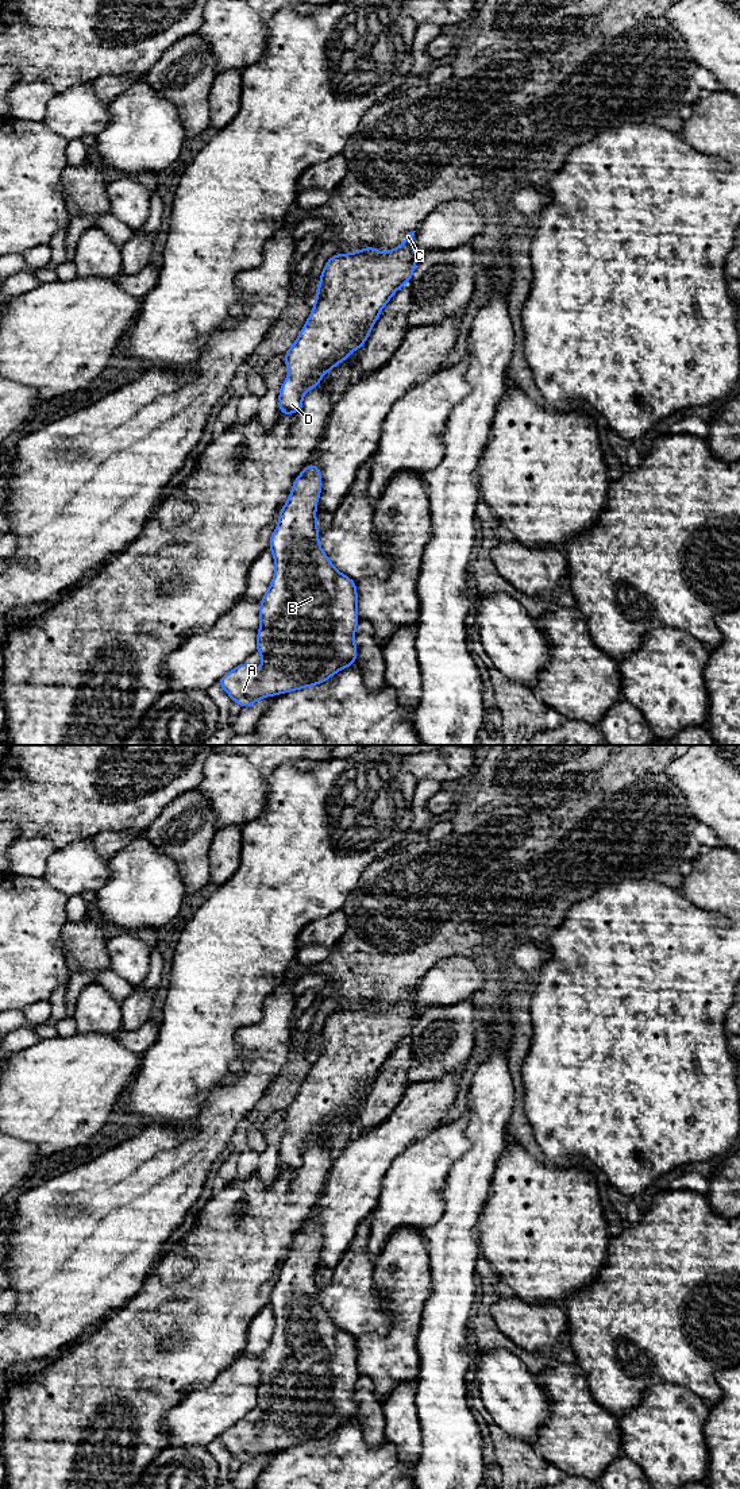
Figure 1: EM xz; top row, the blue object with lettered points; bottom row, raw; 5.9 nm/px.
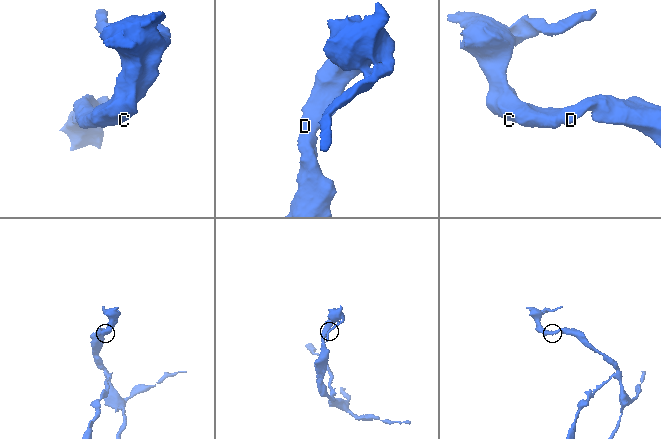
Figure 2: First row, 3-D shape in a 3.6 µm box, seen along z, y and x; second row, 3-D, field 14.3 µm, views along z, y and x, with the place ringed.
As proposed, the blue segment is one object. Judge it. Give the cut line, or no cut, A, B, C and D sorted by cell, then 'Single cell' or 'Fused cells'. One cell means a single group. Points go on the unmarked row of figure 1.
No split. Groups: A B C D. Single cell

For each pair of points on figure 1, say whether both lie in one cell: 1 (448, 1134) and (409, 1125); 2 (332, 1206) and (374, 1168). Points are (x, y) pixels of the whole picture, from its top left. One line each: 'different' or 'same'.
1: different
2: same

